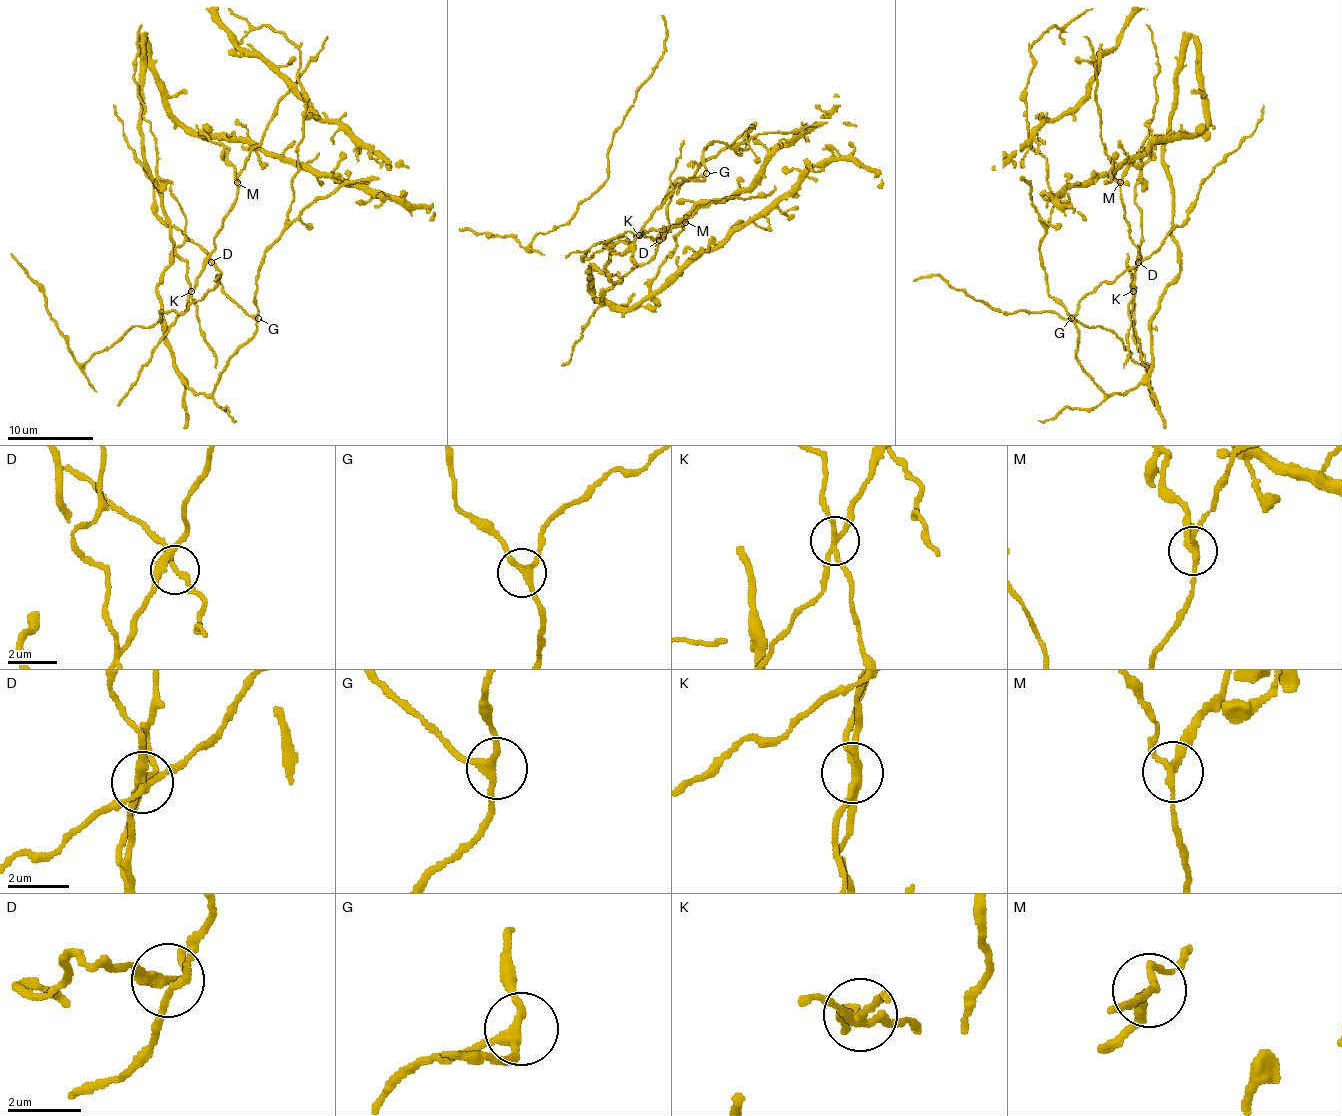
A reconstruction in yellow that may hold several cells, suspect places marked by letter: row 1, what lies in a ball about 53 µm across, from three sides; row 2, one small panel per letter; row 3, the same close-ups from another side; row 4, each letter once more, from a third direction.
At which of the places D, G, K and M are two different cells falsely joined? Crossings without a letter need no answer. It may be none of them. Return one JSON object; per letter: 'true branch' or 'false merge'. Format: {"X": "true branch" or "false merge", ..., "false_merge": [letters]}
{"D": "true branch", "G": "true branch", "K": "false merge", "M": "false merge", "false_merge": ["K", "M"]}

